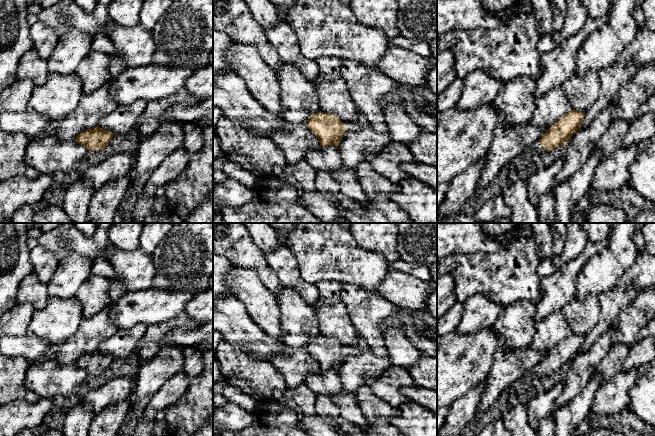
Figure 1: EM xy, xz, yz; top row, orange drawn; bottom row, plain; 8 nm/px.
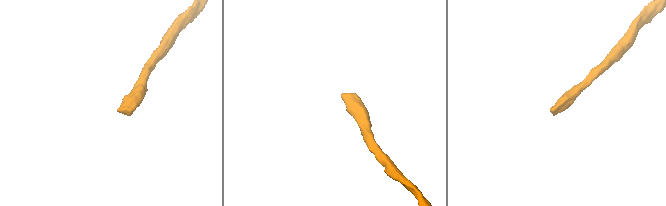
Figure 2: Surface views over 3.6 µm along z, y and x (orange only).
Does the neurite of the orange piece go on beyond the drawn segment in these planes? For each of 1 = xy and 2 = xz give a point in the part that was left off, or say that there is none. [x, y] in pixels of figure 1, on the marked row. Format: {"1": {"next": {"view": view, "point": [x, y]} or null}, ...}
{"1": {"next": null}, "2": {"next": null}}

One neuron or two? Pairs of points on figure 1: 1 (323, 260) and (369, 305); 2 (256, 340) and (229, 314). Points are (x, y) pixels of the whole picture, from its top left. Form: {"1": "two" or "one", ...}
{"1": "two", "2": "one"}

